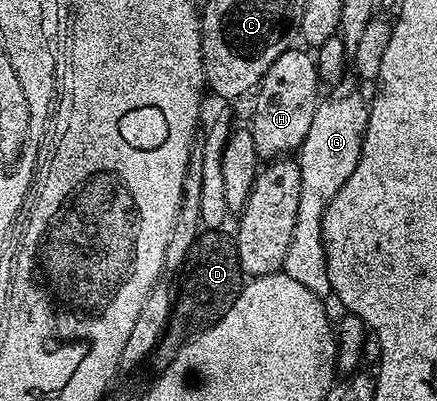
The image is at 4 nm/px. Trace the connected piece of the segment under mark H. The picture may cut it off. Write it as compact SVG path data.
M292 46L264 74L256 89L254 113L250 116L248 127L252 142L256 142L256 154L259 161L269 162L297 153L304 142L308 130L312 127L312 117L318 109L320 81L315 57L301 47Z

